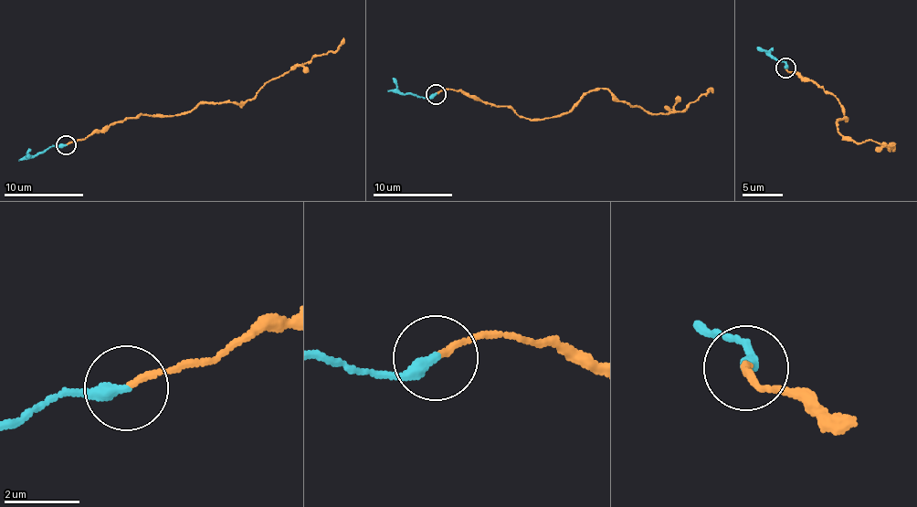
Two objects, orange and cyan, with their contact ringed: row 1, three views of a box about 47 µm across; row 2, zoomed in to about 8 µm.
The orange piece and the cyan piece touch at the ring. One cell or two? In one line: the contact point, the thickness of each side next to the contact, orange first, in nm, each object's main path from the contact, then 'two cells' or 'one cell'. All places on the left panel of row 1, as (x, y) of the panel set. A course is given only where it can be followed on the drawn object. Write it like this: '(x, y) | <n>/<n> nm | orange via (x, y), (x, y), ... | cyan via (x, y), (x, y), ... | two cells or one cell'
(66, 144) | 150/320 nm | orange via (67, 144), (136, 117), (184, 113), (198, 104), (241, 104), (296, 65), (332, 52), (343, 36) | cyan via (67, 144), (48, 147), (26, 155) | two cells

